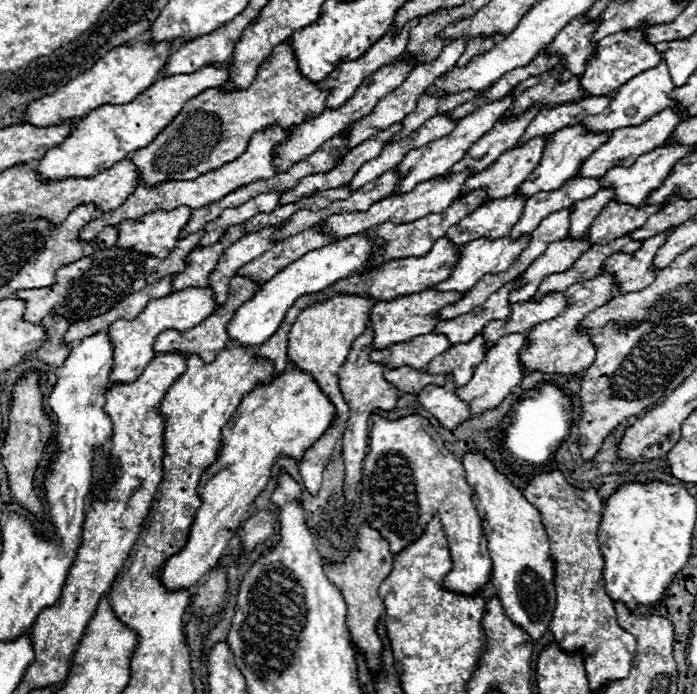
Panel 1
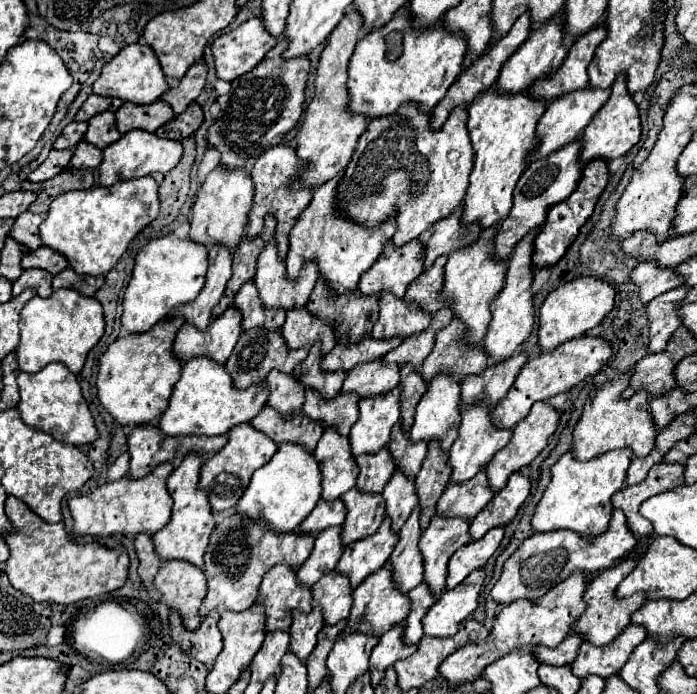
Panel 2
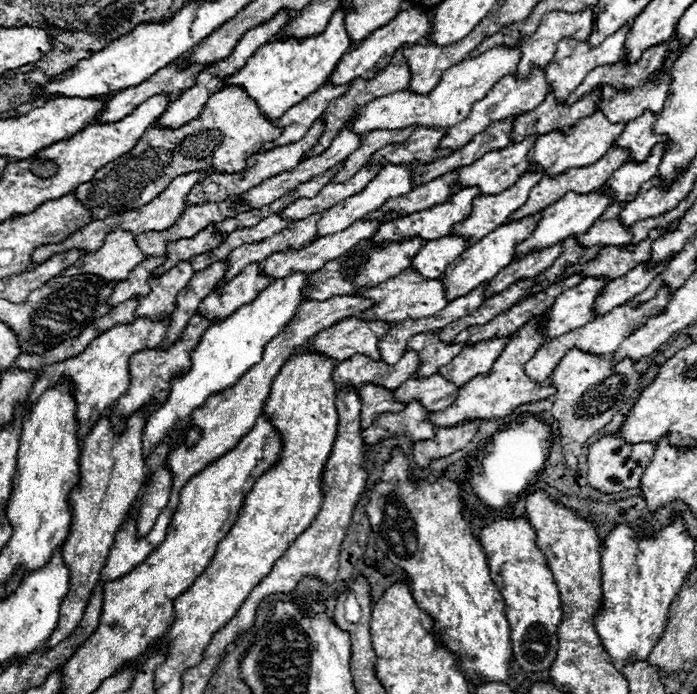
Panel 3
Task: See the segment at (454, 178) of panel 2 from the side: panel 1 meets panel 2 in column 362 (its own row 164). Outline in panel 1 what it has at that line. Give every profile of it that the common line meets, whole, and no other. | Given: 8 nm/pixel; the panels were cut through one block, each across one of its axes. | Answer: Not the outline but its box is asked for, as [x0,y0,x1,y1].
[132,42,328,186]

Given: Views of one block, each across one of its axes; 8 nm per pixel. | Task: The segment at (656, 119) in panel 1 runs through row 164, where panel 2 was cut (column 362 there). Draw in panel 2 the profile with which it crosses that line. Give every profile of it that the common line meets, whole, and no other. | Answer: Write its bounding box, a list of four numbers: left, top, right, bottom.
[346,564,410,636]

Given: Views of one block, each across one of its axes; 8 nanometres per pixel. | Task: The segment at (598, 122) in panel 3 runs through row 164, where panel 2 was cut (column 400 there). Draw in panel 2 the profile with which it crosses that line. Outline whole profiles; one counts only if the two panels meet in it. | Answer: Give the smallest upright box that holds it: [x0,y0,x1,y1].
[390,506,424,592]

